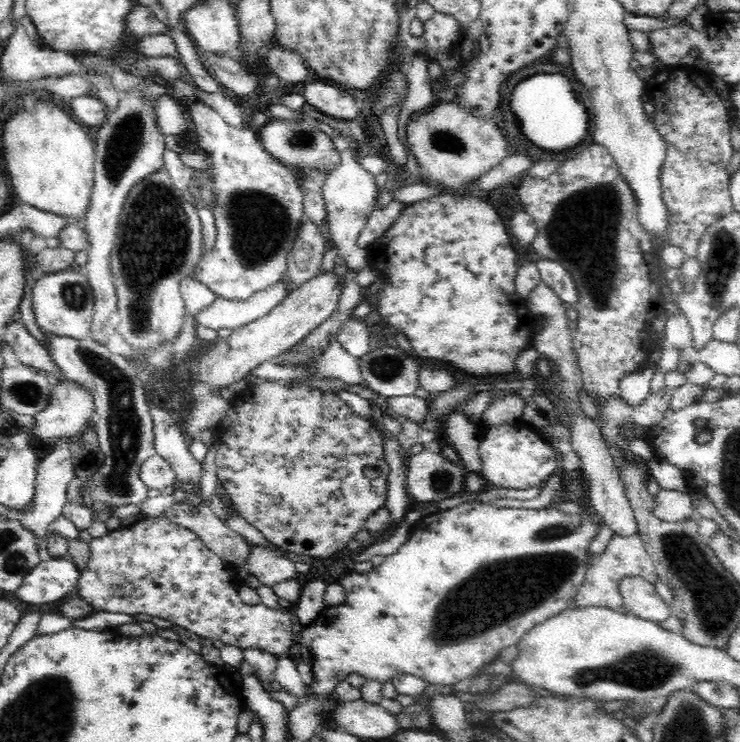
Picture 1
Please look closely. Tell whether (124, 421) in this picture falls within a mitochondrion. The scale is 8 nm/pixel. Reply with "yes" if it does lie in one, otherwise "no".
yes

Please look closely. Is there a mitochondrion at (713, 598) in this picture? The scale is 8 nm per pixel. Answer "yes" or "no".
yes

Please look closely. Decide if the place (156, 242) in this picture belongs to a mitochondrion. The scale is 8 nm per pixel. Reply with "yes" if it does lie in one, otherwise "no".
yes

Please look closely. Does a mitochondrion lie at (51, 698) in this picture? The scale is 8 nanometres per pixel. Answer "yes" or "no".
yes

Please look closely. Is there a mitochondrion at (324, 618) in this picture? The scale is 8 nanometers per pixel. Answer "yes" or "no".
no

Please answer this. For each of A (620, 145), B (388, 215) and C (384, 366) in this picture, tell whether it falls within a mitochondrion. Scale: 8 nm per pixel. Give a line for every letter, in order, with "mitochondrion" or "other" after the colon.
A: other
B: other
C: mitochondrion

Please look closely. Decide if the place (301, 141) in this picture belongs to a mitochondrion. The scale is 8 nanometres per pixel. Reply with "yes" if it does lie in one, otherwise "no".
yes

